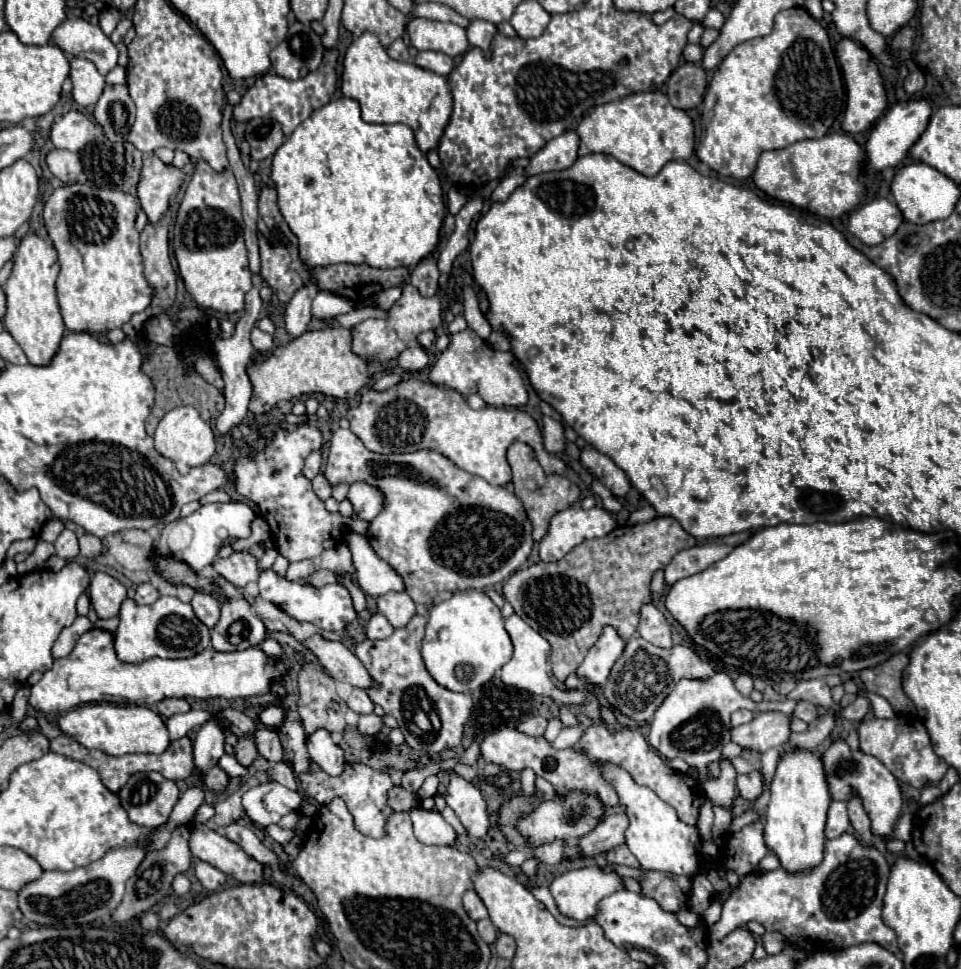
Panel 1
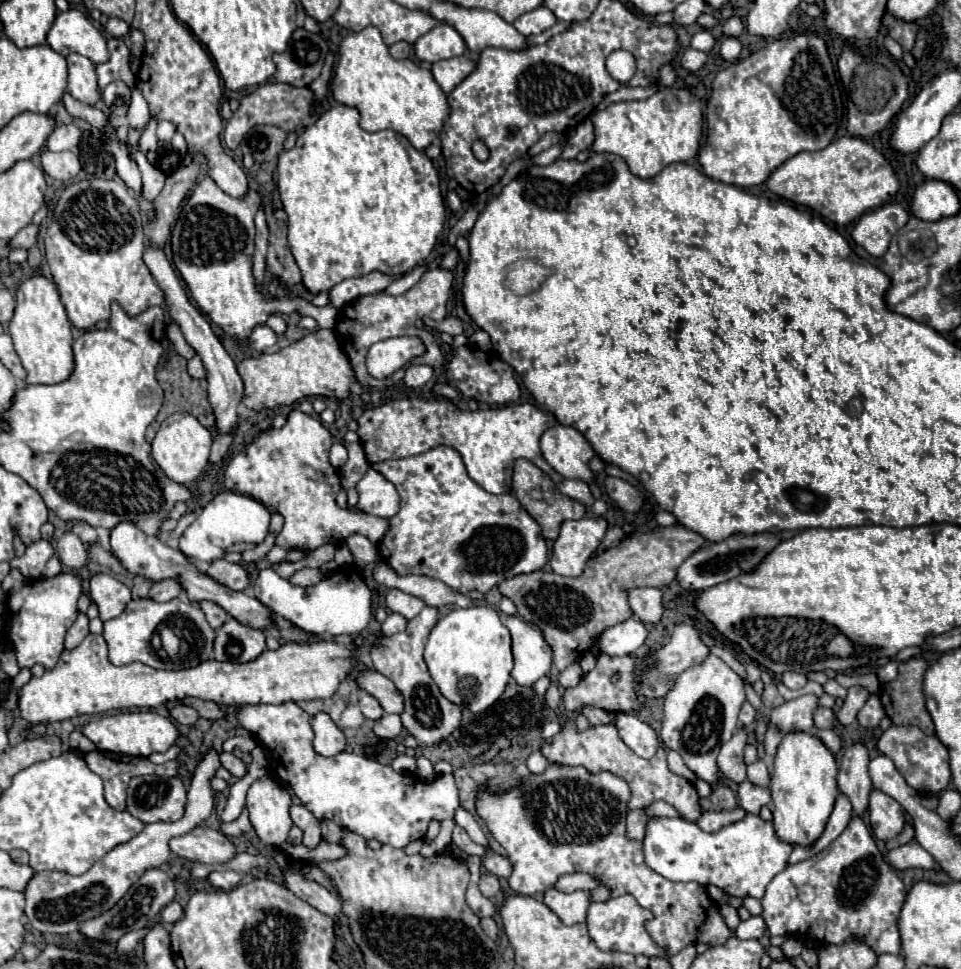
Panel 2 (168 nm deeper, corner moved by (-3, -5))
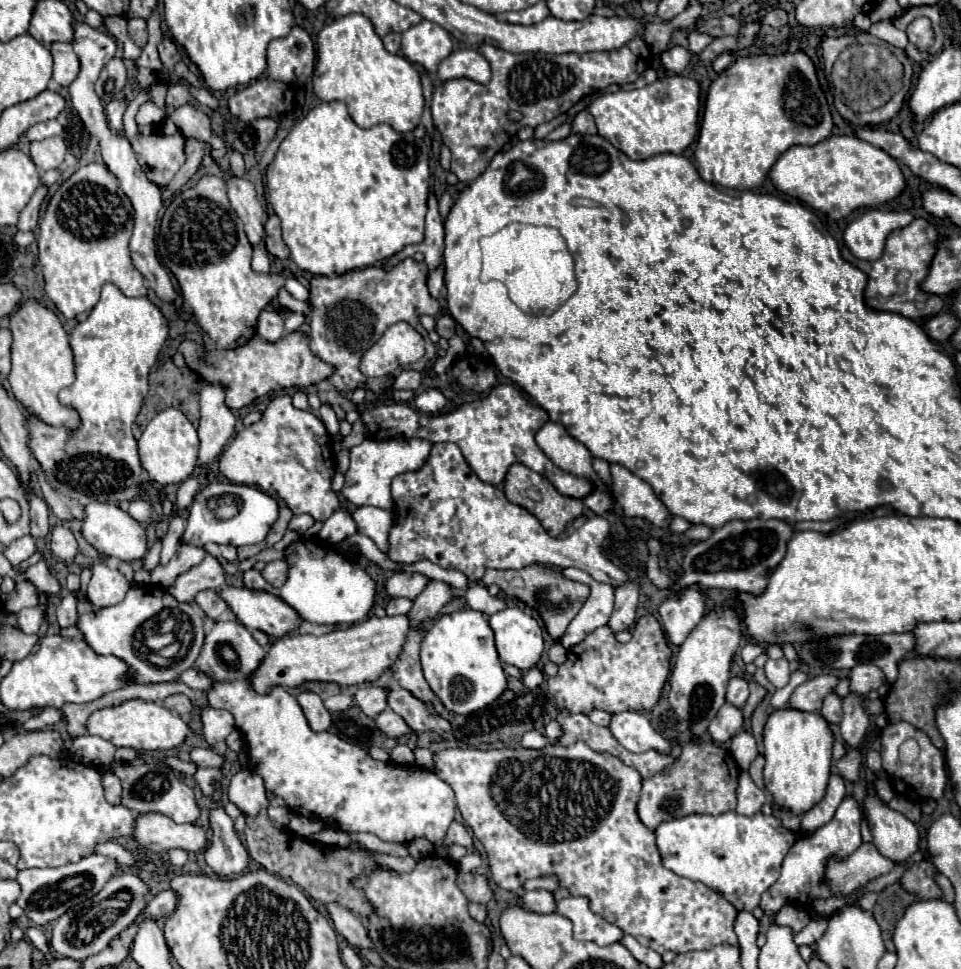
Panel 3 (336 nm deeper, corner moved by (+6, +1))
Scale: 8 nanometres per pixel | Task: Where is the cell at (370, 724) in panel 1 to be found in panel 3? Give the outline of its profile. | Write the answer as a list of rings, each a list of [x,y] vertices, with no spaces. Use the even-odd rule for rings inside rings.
[[[386,708],[384,712],[380,712],[380,714],[376,716],[376,726],[378,726],[386,736],[390,736],[390,738],[398,738],[398,736],[410,732],[410,728],[406,726],[406,722],[404,722],[398,714],[394,714],[390,708]]]

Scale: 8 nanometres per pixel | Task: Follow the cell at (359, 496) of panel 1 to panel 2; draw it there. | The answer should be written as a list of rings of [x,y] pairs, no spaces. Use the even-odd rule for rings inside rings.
[[[369,468],[367,474],[357,482],[357,492],[357,510],[361,512],[391,518],[399,510],[399,494],[395,486],[373,468]]]

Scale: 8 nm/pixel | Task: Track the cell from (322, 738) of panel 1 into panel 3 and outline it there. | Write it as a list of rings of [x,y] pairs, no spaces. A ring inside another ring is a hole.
[[[302,692],[302,694],[298,696],[298,704],[302,706],[304,716],[306,716],[306,720],[308,720],[310,728],[312,728],[314,732],[326,732],[326,730],[330,728],[332,720],[330,720],[330,714],[328,714],[328,710],[324,708],[320,696],[316,696],[316,694],[312,694],[312,692]]]

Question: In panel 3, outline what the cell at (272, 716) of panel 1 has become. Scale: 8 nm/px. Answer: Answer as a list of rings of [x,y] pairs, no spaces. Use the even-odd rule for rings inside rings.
[[[218,620],[206,634],[196,668],[214,676],[216,684],[208,690],[208,706],[228,710],[234,716],[236,728],[246,738],[250,768],[264,778],[266,790],[284,798],[296,814],[328,822],[338,830],[370,832],[380,840],[398,844],[426,838],[440,848],[456,814],[452,788],[432,770],[386,764],[330,732],[314,734],[298,700],[282,686],[272,688],[270,696],[256,694],[250,688],[250,674],[264,654],[266,650],[240,622]]]

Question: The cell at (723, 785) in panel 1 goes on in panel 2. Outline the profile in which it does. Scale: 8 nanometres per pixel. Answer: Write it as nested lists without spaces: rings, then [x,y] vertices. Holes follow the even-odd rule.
[[[739,728],[729,742],[725,742],[717,756],[719,770],[731,780],[731,782],[743,782],[745,780],[745,762],[743,762],[743,748],[747,744],[747,732]]]

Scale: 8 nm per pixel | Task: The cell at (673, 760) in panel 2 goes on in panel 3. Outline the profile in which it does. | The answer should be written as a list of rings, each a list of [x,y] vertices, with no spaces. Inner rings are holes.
[[[624,711],[612,714],[608,730],[630,752],[644,753],[654,749],[668,754],[672,750],[672,742],[652,728],[641,712]]]

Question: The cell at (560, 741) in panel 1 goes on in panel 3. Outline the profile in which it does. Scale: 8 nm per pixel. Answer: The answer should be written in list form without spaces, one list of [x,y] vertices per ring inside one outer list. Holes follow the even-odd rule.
[[[654,616],[638,618],[632,640],[626,644],[620,644],[608,626],[602,626],[568,650],[568,660],[560,664],[556,676],[548,678],[548,692],[558,708],[574,714],[588,714],[594,708],[610,714],[624,710],[646,712],[654,708],[662,694],[670,674],[670,654],[662,626]]]

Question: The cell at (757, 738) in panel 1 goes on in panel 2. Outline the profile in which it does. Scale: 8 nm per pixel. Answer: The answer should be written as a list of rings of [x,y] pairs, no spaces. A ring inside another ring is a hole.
[[[807,694],[801,698],[789,700],[773,710],[769,722],[775,724],[783,734],[795,732],[795,730],[813,732],[815,730],[813,712],[819,708],[817,700],[819,700],[819,696],[815,696],[815,694]]]

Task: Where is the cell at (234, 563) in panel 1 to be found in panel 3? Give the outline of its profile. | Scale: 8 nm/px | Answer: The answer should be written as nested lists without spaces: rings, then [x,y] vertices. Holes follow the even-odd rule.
[[[208,554],[200,564],[180,574],[176,582],[168,588],[168,592],[180,602],[192,602],[198,592],[208,590],[208,588],[218,590],[224,584],[226,584],[226,572],[222,564],[218,562],[218,558]]]

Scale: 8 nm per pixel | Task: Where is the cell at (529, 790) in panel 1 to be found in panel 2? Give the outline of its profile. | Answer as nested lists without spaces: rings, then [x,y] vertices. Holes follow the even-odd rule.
[[[535,750],[535,752],[531,752],[529,754],[529,758],[527,758],[527,768],[533,772],[533,774],[541,774],[541,770],[545,770],[545,766],[547,766],[549,762],[547,762],[547,758],[539,752],[539,750]]]

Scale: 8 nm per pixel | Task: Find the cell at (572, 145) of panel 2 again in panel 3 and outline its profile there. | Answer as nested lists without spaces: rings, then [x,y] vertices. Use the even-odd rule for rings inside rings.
[[[586,110],[576,114],[576,118],[572,122],[572,134],[596,134],[594,118]]]

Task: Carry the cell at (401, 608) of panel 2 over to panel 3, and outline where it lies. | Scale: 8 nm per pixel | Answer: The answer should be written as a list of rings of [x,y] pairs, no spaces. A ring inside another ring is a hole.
[[[400,572],[400,574],[392,574],[386,580],[386,594],[390,598],[408,598],[414,600],[424,586],[428,584],[428,578],[422,574],[414,574],[414,572]]]

